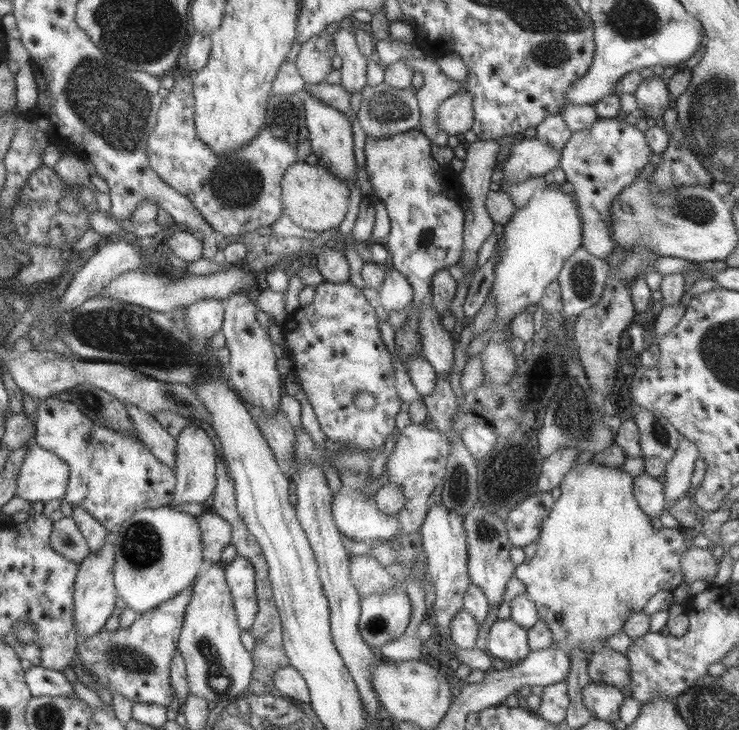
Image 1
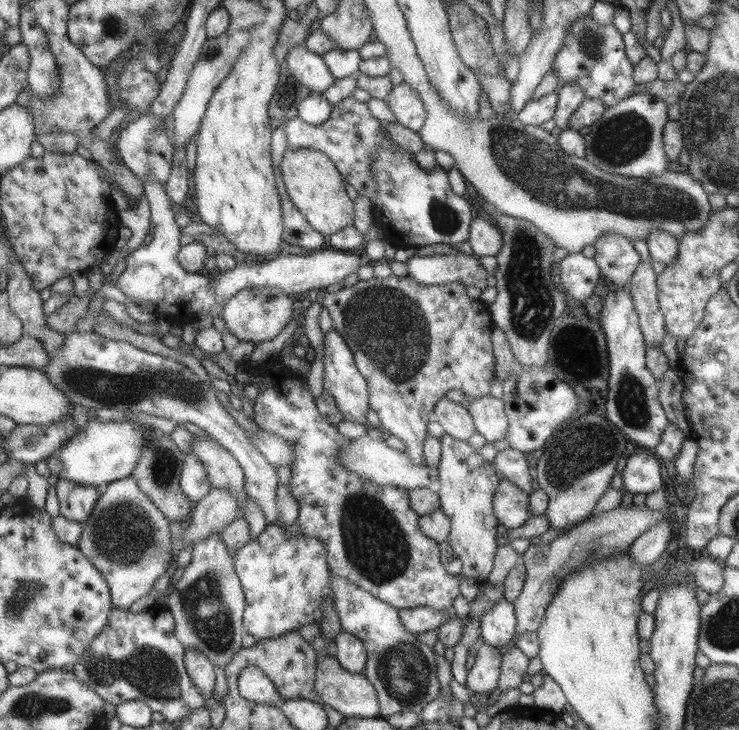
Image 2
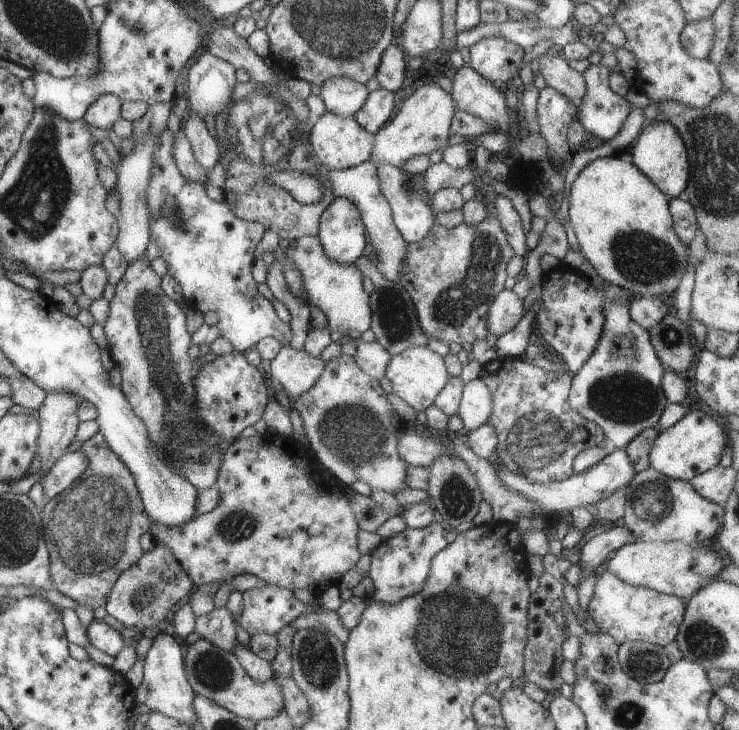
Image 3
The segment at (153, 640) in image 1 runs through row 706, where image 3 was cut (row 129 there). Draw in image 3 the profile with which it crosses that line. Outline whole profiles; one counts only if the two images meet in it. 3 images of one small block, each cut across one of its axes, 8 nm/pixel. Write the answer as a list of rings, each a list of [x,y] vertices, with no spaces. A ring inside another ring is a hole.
[[[168,128],[160,135],[160,144],[156,149],[152,167],[148,200],[151,209],[151,238],[159,245],[159,256],[169,264],[168,274],[178,280],[183,288],[184,303],[203,313],[216,312],[220,319],[216,326],[220,329],[221,336],[227,338],[234,350],[241,353],[254,348],[257,342],[266,337],[277,338],[282,346],[290,345],[293,337],[292,327],[278,317],[272,303],[258,292],[256,280],[252,277],[255,252],[266,232],[265,226],[259,222],[239,219],[226,201],[216,202],[208,198],[206,186],[184,178],[171,156],[174,135],[175,133]]]

